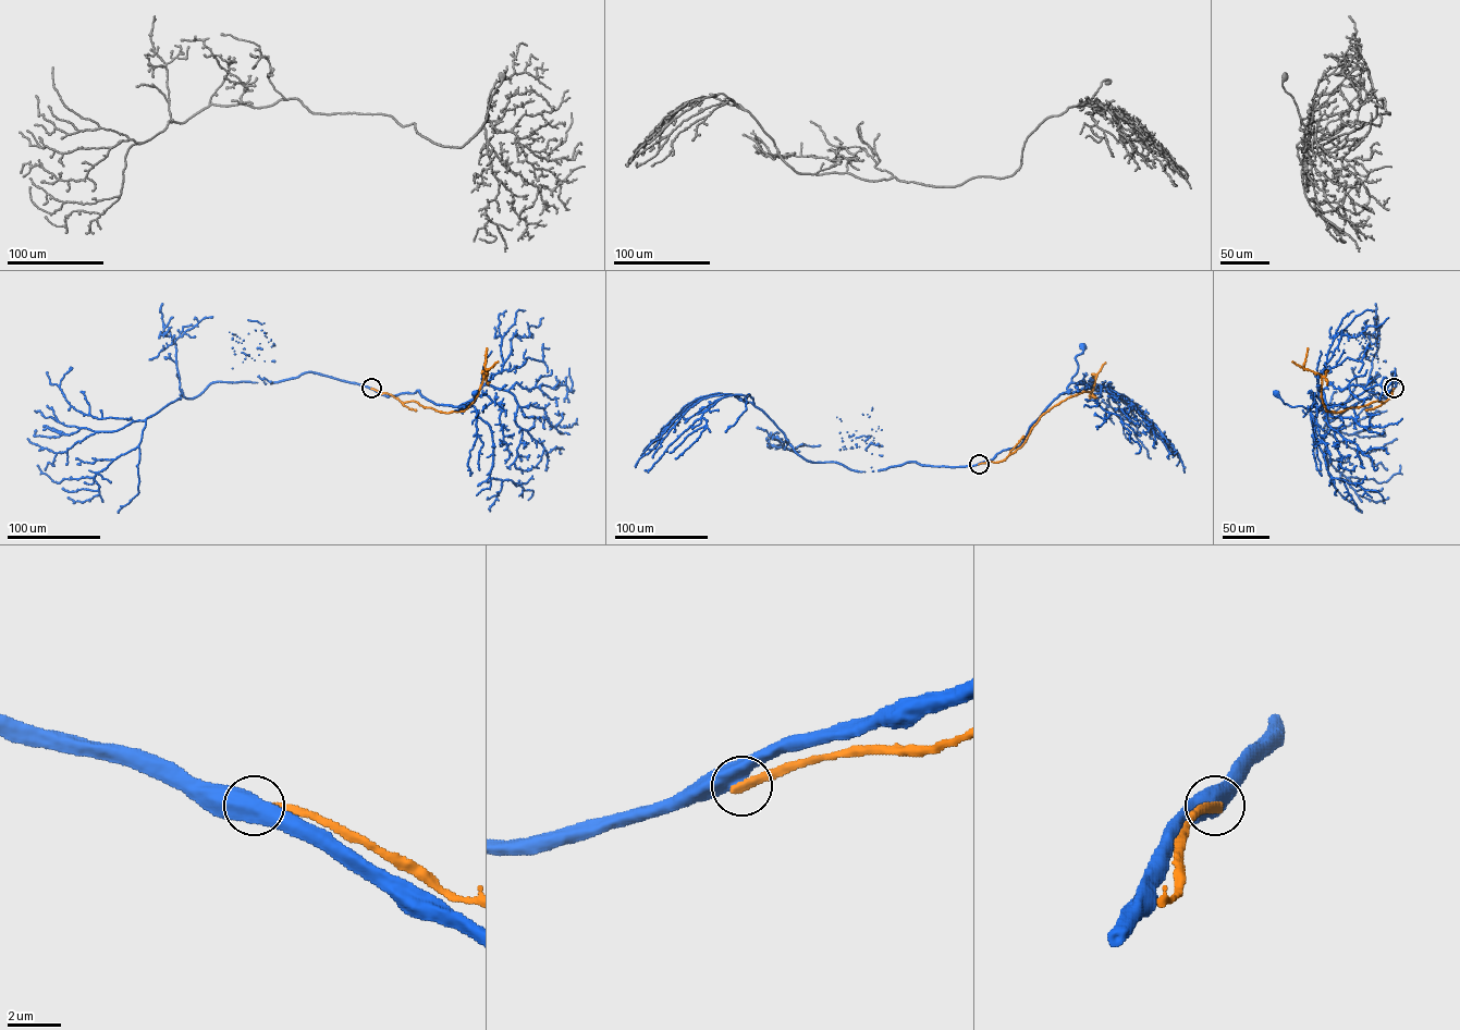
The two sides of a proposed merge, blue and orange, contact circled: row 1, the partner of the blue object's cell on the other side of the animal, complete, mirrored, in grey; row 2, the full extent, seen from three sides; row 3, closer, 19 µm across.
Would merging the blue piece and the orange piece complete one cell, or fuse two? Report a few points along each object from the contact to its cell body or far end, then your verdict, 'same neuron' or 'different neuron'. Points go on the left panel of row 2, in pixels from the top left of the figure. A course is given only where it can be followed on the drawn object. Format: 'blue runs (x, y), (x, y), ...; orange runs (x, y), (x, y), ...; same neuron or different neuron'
blue runs (371, 388), (388, 396), (419, 390), (436, 404), (466, 408), (474, 402), (476, 393); orange runs (371, 388), (403, 403), (415, 401), (446, 413), (462, 411), (474, 401), (489, 369), (485, 367), (487, 347); different neuron

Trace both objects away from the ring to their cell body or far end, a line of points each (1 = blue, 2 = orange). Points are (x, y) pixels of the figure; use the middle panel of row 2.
1: (979, 464), (1021, 442), (1046, 407), (1068, 391), (1077, 370), (1075, 357), (1082, 351), (1081, 345), (1083, 347)
2: (979, 464), (1004, 460), (1022, 445), (1043, 415), (1067, 397), (1091, 392), (1096, 376), (1092, 374), (1094, 378)

